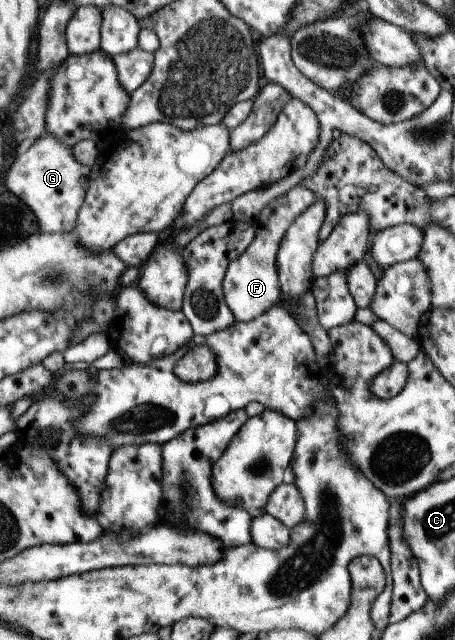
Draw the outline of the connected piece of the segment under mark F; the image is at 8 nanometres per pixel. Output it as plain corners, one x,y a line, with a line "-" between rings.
295,185
289,192
271,200
252,221
255,232
253,240
243,254
229,262
222,280
224,301
235,321
247,322
271,308
277,300
281,300
275,264
279,243
293,220
305,212
315,199
313,192
301,185

